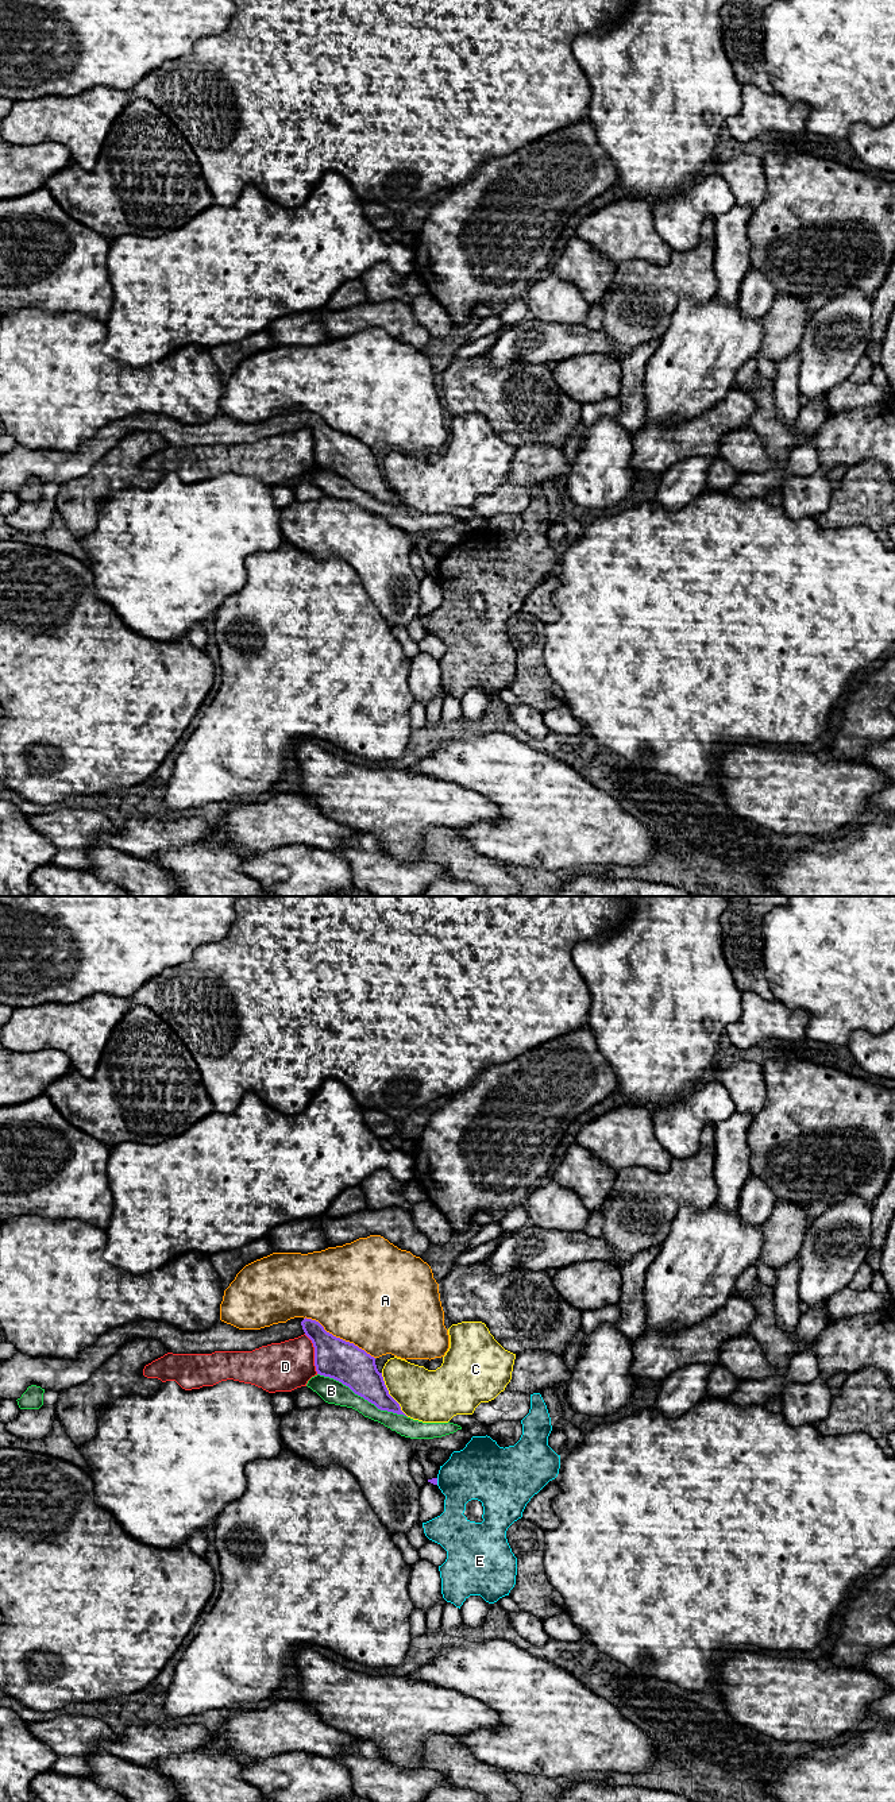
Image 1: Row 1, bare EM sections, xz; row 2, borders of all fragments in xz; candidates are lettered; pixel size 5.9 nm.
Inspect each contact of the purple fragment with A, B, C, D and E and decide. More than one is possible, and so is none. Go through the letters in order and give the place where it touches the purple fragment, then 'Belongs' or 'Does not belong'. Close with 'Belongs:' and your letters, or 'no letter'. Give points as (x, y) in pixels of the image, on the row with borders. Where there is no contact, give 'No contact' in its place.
A: Touches purple at xz (339, 1338). Does not belong
B: Touches purple at xz (362, 1396). Does not belong
C: Touches purple at xz (389, 1395). Does not belong
D: Touches purple at xz (315, 1354). Does not belong
E: Touches purple at xz (436, 1481). Does not belong
Belongs: no letter

